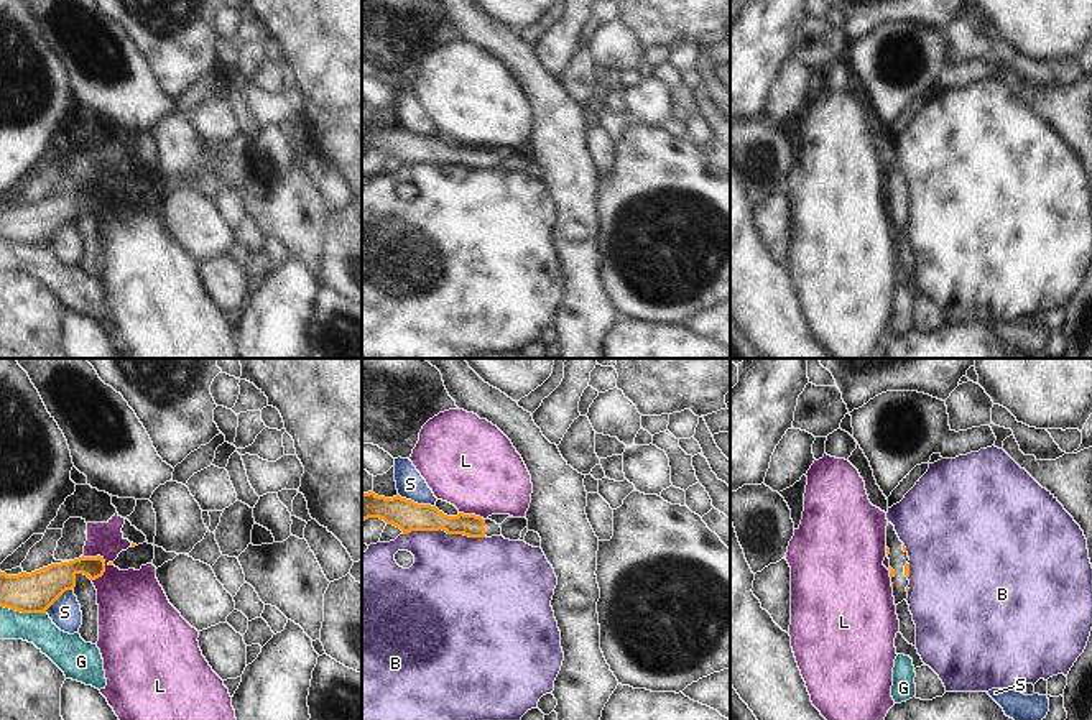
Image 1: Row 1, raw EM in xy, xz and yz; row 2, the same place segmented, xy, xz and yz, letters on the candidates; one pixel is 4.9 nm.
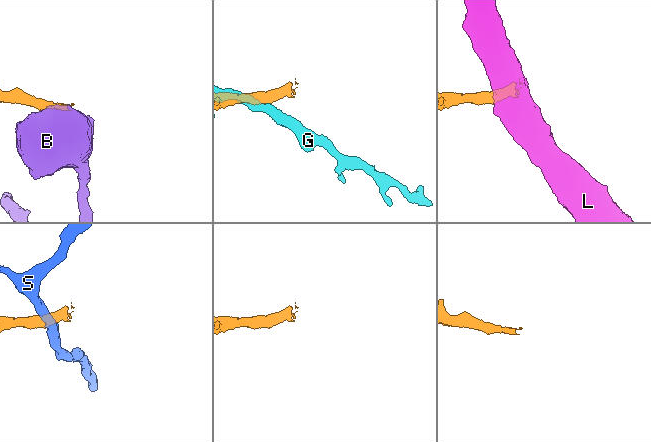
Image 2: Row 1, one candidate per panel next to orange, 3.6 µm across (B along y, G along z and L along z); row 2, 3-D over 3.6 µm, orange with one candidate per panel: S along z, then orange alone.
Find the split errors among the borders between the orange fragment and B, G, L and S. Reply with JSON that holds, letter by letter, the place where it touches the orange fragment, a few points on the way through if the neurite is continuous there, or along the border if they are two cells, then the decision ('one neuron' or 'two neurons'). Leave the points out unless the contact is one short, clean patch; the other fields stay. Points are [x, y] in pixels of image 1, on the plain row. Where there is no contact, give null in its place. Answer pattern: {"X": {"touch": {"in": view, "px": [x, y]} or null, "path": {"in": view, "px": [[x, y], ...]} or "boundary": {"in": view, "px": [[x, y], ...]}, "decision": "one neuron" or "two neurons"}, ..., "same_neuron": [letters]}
{"B": {"touch": {"in": "xz", "px": [444, 161]}, "decision": "two neurons"}, "G": {"touch": {"in": "xy", "px": [23, 244]}, "decision": "two neurons"}, "L": {"touch": {"in": "xy", "px": [97, 188]}, "boundary": {"in": "xy", "px": [[83, 186], [101, 188], [112, 196]]}, "decision": "two neurons"}, "S": {"touch": {"in": "xz", "px": [416, 135]}, "boundary": {"in": "xz", "px": [[398, 125], [418, 135], [434, 138]]}, "decision": "two neurons"}, "same_neuron": []}

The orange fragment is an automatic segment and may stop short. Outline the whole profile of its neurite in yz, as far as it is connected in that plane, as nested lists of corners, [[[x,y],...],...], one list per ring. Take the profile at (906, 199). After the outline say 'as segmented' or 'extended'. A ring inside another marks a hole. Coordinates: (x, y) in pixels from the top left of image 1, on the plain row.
[[[891,155],[886,158],[886,187],[890,191],[895,237],[898,237],[908,230],[909,189]]]; extended

